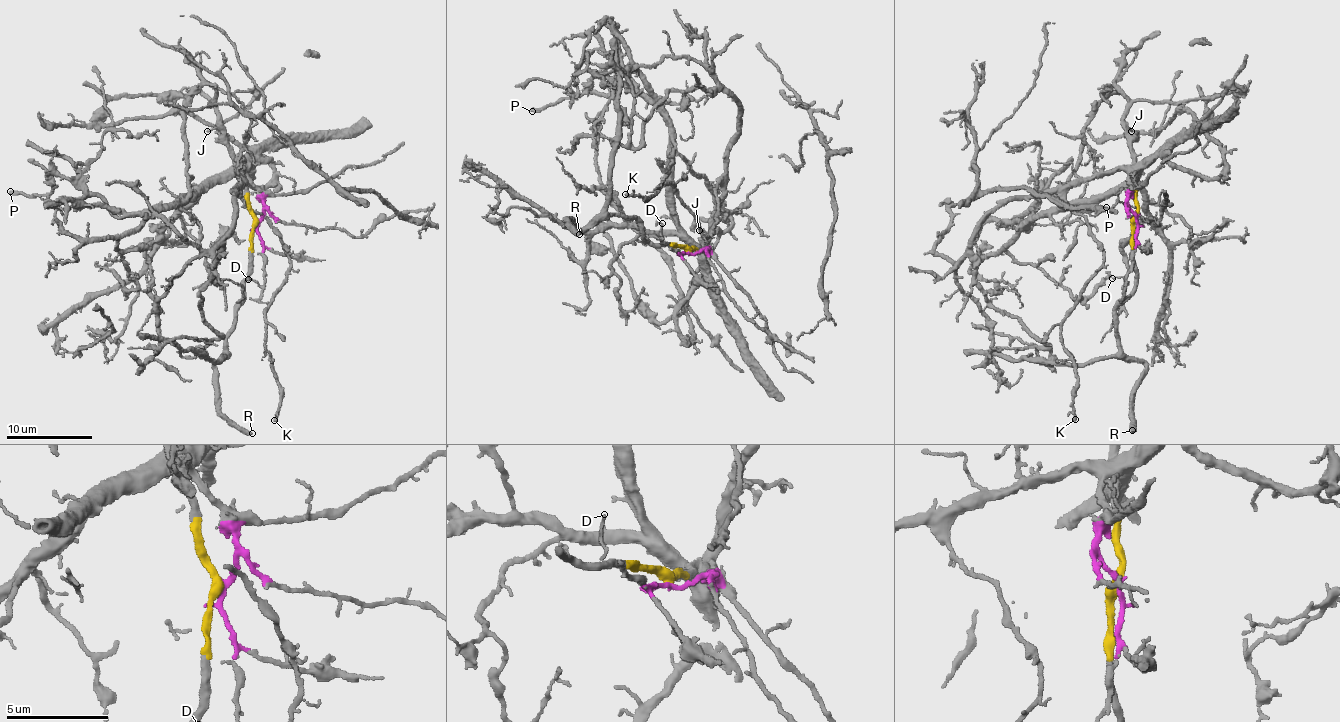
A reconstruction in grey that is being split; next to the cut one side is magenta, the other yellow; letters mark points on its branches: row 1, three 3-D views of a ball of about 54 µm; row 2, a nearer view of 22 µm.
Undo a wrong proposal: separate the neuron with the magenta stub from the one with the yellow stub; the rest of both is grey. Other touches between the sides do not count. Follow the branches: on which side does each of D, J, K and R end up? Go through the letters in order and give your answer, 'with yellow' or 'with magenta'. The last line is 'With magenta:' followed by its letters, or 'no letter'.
D: with magenta
J: with yellow
K: with magenta
R: with yellow
With magenta: D, K

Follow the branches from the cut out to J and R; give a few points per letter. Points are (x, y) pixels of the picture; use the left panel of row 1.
J: (257, 221), (249, 206), (246, 183), (235, 166), (235, 153), (226, 136), (217, 127), (207, 131)
R: (257, 221), (253, 228), (253, 268), (244, 281), (233, 331), (214, 365), (217, 409), (252, 433)

